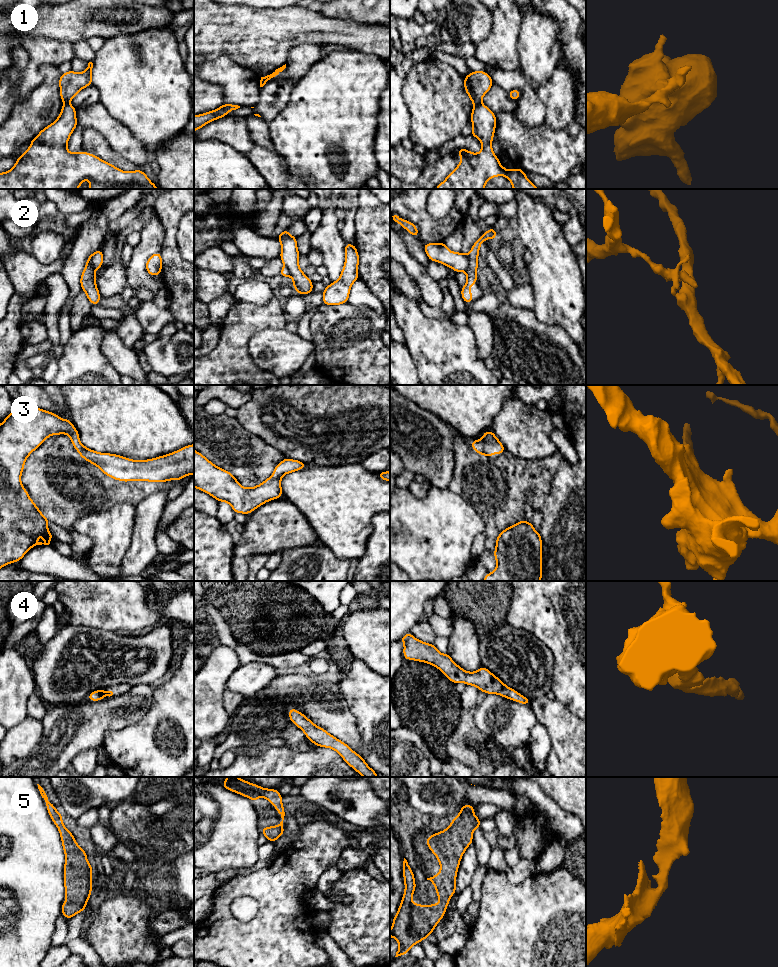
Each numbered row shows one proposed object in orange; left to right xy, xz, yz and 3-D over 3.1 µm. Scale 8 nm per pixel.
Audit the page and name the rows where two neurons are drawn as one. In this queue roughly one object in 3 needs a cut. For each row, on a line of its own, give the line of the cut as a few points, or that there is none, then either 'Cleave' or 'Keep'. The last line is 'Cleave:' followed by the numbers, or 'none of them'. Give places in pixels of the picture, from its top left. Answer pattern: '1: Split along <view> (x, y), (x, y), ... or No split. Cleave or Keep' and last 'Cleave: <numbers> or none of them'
1: Split along yz (480, 102), (474, 104). Cleave
2: Split along xy (91, 254), (91, 266), (95, 270). Cleave
3: No split. Keep
4: No split. Keep
5: No split. Keep
Cleave: 1, 2

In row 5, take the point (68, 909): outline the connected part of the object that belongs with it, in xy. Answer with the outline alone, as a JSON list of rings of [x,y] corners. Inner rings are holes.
[[[39,784],[37,785],[48,813],[61,836],[65,853],[64,886],[66,900],[62,904],[61,913],[69,920],[79,912],[86,910],[86,904],[92,893],[92,865],[87,861],[86,852],[76,843],[73,834],[64,826],[63,815],[48,800],[43,788]]]

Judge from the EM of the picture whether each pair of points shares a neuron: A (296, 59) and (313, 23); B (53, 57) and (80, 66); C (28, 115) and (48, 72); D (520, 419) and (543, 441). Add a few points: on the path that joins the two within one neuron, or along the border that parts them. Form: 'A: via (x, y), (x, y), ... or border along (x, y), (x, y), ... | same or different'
A: border along (322, 46), (300, 43), (290, 49), (286, 58) | different
B: border along (73, 57), (69, 61) | different
C: via (39, 104), (48, 92), (48, 83) | same
D: via (526, 425), (537, 436) | same

